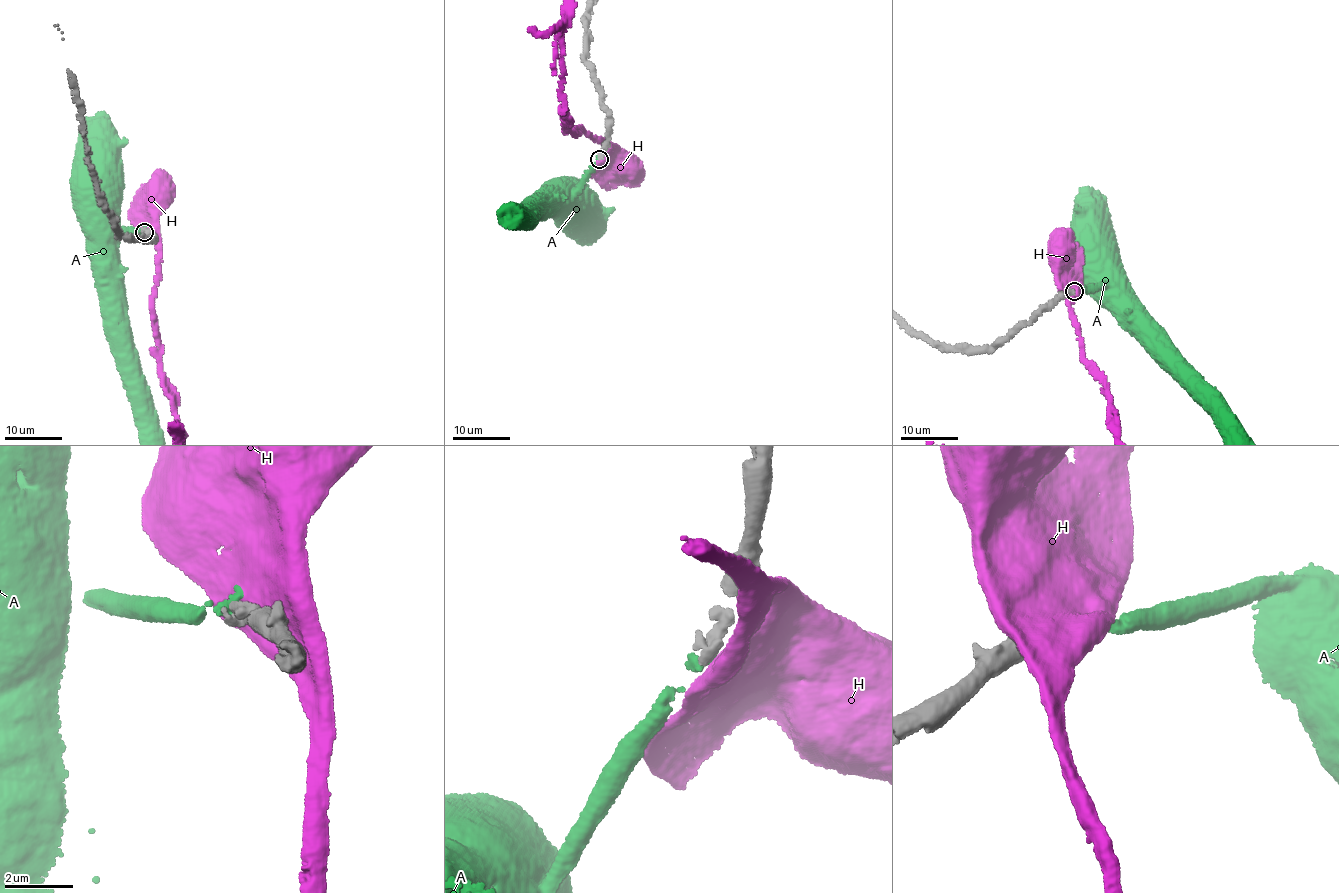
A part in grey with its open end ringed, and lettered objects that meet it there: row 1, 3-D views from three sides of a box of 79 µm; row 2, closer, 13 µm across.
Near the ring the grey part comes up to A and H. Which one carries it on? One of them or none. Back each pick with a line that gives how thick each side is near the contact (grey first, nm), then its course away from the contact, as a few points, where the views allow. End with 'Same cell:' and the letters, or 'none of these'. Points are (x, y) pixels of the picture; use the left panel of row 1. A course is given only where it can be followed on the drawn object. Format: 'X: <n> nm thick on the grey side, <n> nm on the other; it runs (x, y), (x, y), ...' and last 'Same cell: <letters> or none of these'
A: 440 nm thick on the grey side, 260 nm on the other
Same cell: A

